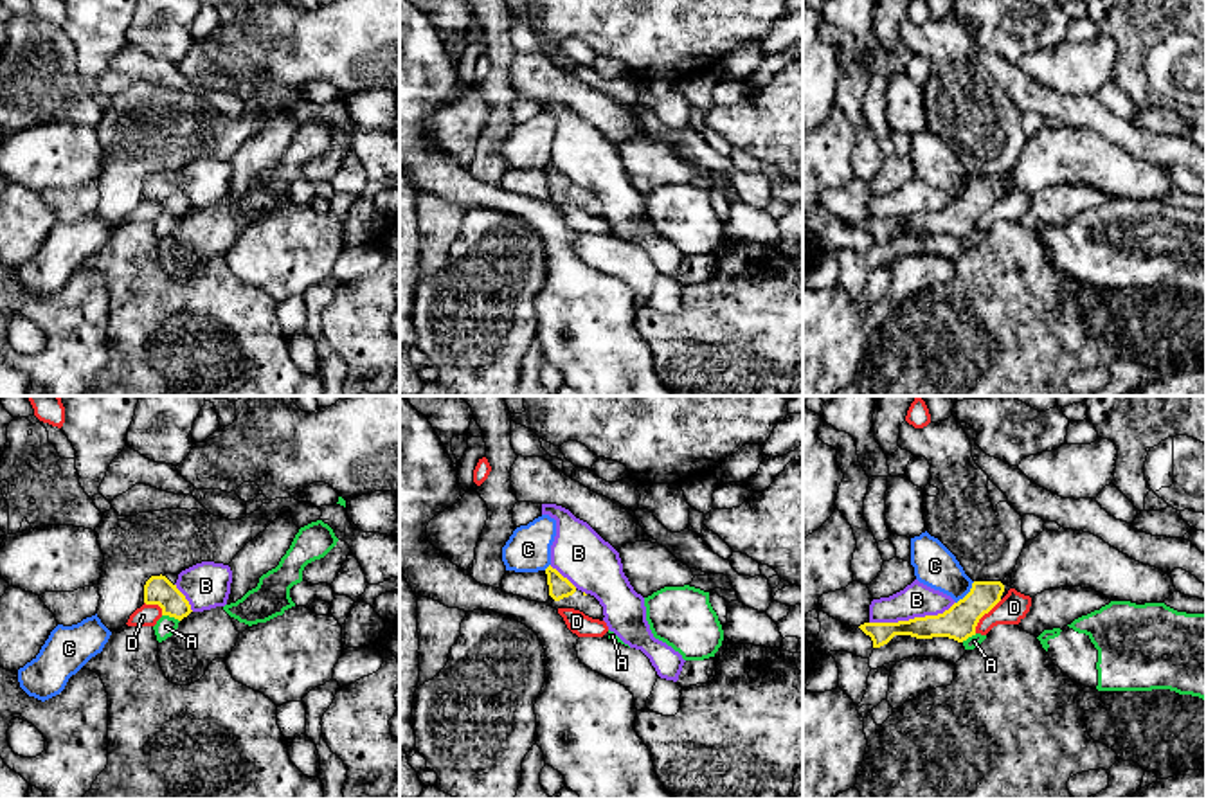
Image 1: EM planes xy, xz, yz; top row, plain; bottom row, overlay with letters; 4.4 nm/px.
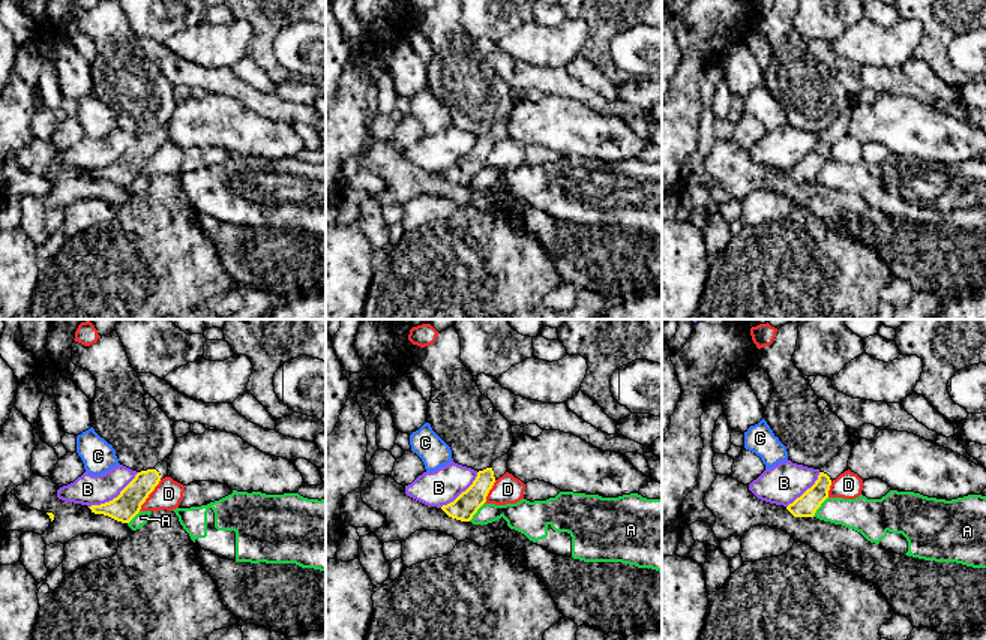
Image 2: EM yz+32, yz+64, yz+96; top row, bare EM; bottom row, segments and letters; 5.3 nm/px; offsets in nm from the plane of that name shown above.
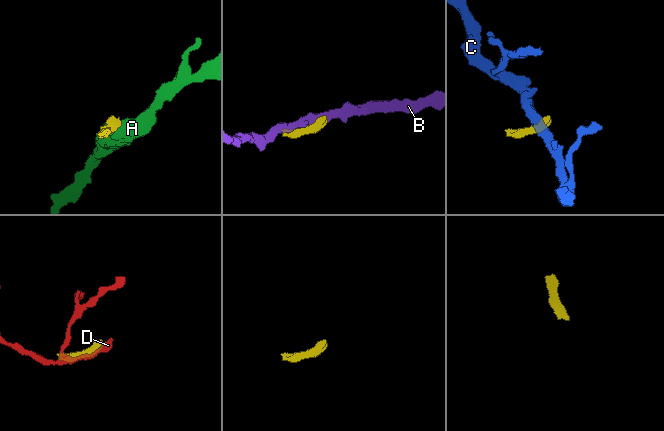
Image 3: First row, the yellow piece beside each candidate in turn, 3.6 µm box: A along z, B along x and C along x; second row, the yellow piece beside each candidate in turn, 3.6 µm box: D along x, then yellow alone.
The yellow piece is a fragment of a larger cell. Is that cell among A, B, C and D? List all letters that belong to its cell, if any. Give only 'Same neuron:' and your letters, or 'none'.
Same neuron: none

